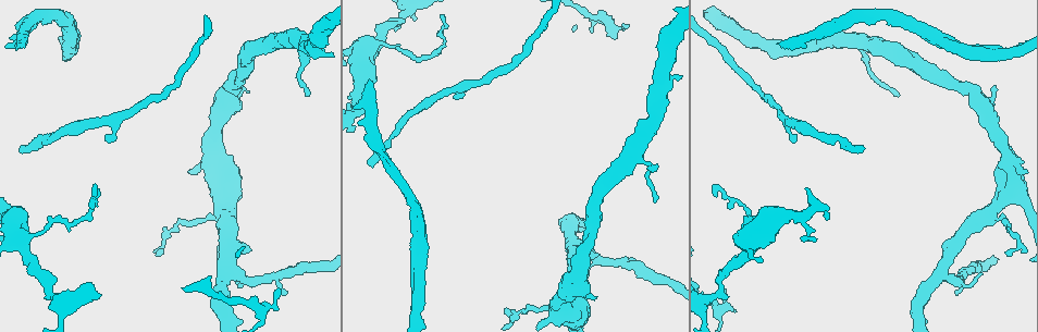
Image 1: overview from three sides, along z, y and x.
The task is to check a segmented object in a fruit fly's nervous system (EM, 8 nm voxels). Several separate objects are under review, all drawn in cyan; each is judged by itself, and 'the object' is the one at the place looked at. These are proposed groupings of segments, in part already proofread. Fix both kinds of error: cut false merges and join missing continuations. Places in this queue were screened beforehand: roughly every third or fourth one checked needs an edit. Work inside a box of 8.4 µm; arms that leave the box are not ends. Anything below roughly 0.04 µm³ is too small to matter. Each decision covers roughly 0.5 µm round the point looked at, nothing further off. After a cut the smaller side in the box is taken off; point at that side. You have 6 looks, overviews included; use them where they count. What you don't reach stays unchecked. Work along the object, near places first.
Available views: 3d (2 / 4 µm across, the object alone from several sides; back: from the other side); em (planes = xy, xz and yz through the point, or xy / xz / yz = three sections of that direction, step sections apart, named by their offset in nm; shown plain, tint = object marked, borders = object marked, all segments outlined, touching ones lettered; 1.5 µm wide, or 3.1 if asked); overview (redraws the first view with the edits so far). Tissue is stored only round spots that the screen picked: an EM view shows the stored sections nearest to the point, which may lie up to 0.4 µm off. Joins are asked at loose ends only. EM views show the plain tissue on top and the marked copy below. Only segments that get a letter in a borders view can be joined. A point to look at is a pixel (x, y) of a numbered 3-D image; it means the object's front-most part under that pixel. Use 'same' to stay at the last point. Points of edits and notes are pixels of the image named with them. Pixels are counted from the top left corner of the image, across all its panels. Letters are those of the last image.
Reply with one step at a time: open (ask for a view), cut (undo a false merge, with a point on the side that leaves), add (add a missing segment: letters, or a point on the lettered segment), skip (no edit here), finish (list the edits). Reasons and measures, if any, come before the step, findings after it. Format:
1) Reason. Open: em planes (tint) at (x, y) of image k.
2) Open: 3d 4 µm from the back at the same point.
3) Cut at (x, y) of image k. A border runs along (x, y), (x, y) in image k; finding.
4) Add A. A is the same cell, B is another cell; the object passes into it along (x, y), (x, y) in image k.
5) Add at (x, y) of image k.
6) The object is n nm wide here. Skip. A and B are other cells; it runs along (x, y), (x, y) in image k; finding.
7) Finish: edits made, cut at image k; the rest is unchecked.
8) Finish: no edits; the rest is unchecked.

Thin end. Open: 3d 2 µm at (371, 164) of image 1.

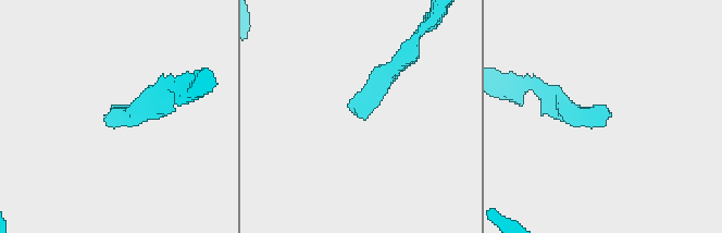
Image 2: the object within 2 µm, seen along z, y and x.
Now the EM. Open: em yz step 8 (borders) at (605, 106) of image 2.

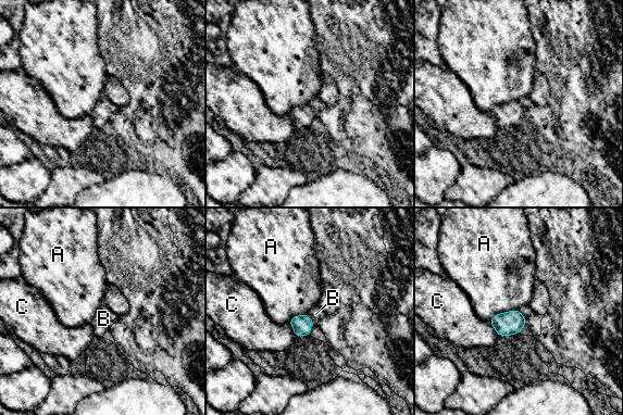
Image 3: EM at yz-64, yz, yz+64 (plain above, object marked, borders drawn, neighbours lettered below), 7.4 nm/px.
Open: em planes (borders) at the same point.

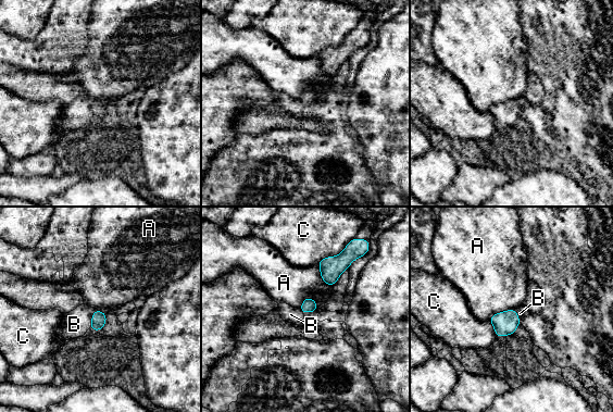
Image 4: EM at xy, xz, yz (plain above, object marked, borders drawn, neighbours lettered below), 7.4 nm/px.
The longest contact is with C, 260 nm. Add at (74, 324) of image 4. B is the same cell, A and C are other cells; the object passes into it along (99, 319), (91, 320), (74, 324) in image 4; it goes on there.

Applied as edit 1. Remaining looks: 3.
Open: overview.

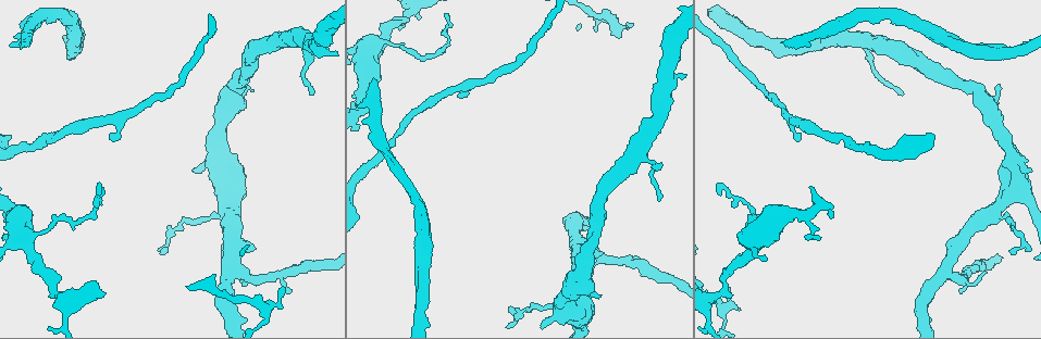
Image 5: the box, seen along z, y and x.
An open end. Open: em xz step 4 (borders) at (25, 46) of image 5.

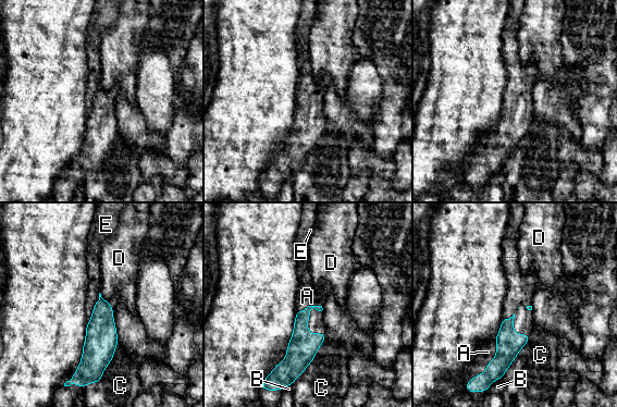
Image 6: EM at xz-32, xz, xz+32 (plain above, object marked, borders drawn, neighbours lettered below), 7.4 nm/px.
The longest contact is with C, 420 nm. Add at (488, 352) of image 6. A is the same cell, B, C, D and E are other cells; the object passes into it along (508, 343), (495, 356), (488, 352) in image 6; the neuron continues.

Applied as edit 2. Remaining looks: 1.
Branch stops here. Open: em planes (borders) at (98, 183) of image 5.

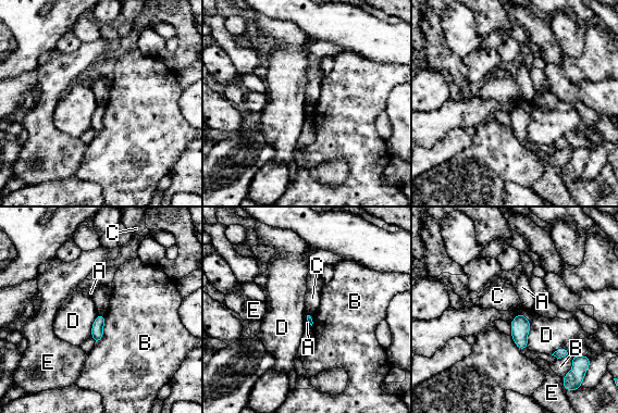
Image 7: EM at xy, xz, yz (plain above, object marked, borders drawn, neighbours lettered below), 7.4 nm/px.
Skip. A, B, C, D and E are other cells; a border runs along (98, 312), (104, 316) in image 7; no lettered segment goes on from it.

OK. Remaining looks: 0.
Finish: edits made, add at image 4, add at image 6; the rest is unchecked.

